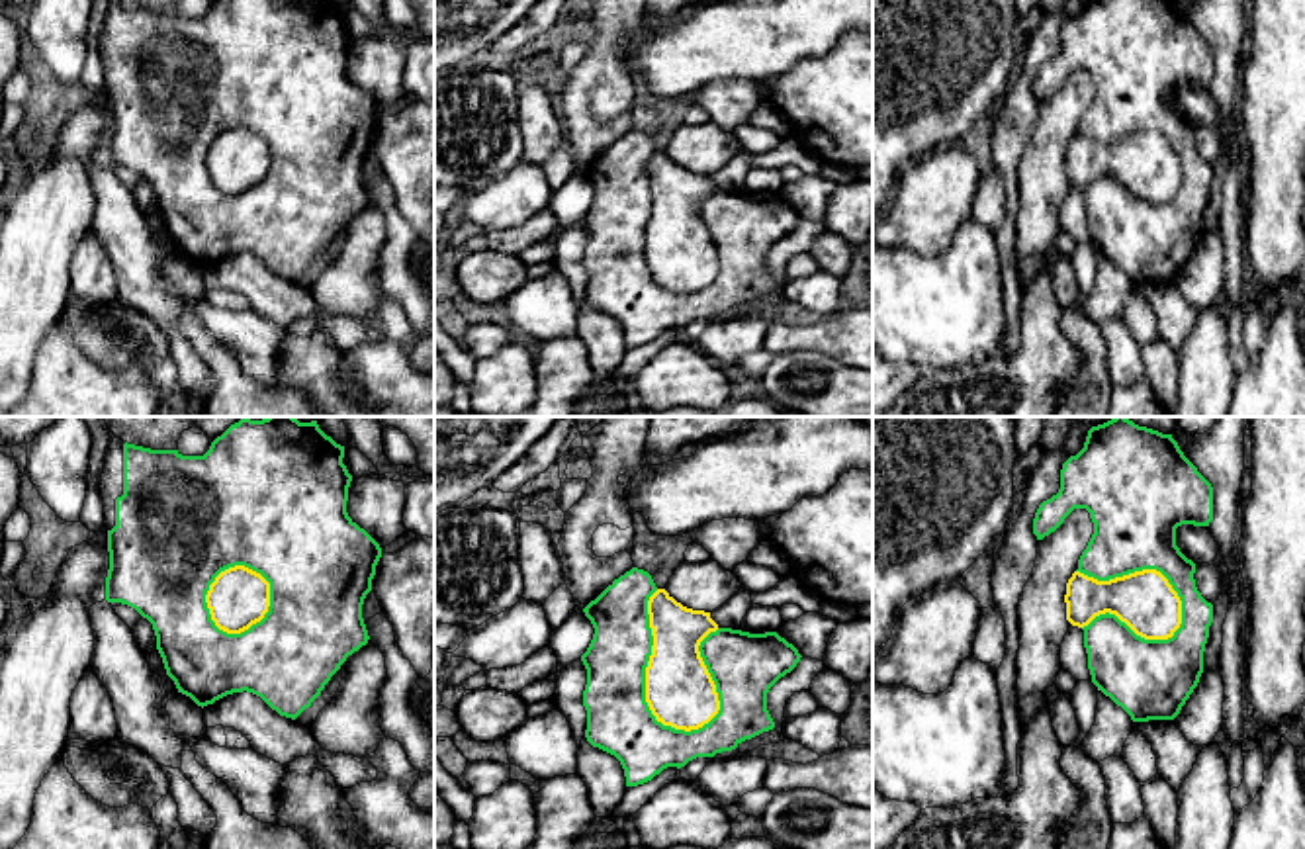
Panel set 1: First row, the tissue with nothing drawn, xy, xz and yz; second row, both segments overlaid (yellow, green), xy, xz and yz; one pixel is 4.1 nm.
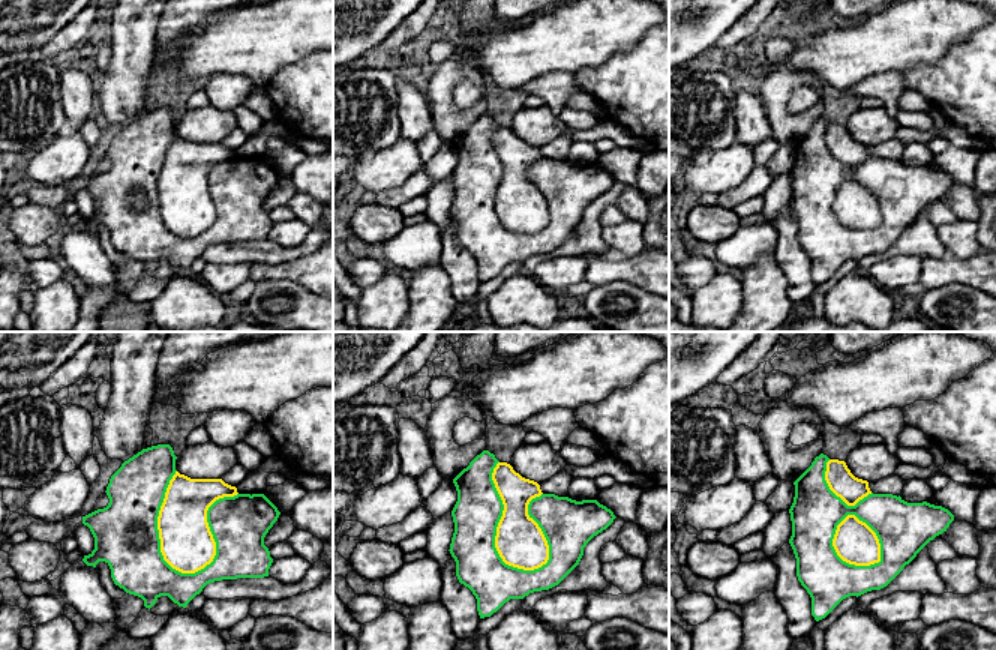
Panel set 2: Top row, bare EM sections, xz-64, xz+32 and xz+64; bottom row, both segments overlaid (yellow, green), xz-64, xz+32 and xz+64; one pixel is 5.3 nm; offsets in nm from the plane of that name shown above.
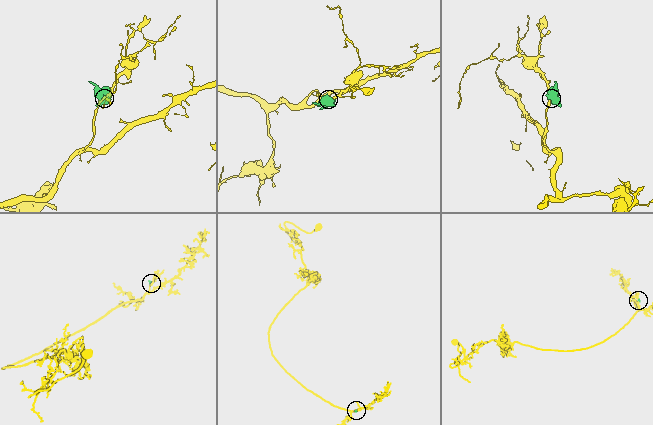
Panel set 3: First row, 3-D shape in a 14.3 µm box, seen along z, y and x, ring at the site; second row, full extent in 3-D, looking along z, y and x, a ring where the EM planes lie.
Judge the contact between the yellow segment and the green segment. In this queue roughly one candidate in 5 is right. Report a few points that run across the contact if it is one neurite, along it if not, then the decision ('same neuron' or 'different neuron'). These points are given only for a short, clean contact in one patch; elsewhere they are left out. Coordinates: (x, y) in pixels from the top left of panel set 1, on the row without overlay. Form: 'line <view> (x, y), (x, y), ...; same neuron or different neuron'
different neuron

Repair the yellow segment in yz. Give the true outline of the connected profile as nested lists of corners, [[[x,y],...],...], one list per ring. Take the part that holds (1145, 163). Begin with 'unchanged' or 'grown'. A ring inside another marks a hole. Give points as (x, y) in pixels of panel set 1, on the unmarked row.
unchanged; [[[1156,131],[1109,143],[1074,133],[1066,145],[1066,182],[1084,190],[1100,176],[1115,176],[1145,201],[1168,201],[1182,186],[1182,162]]]

